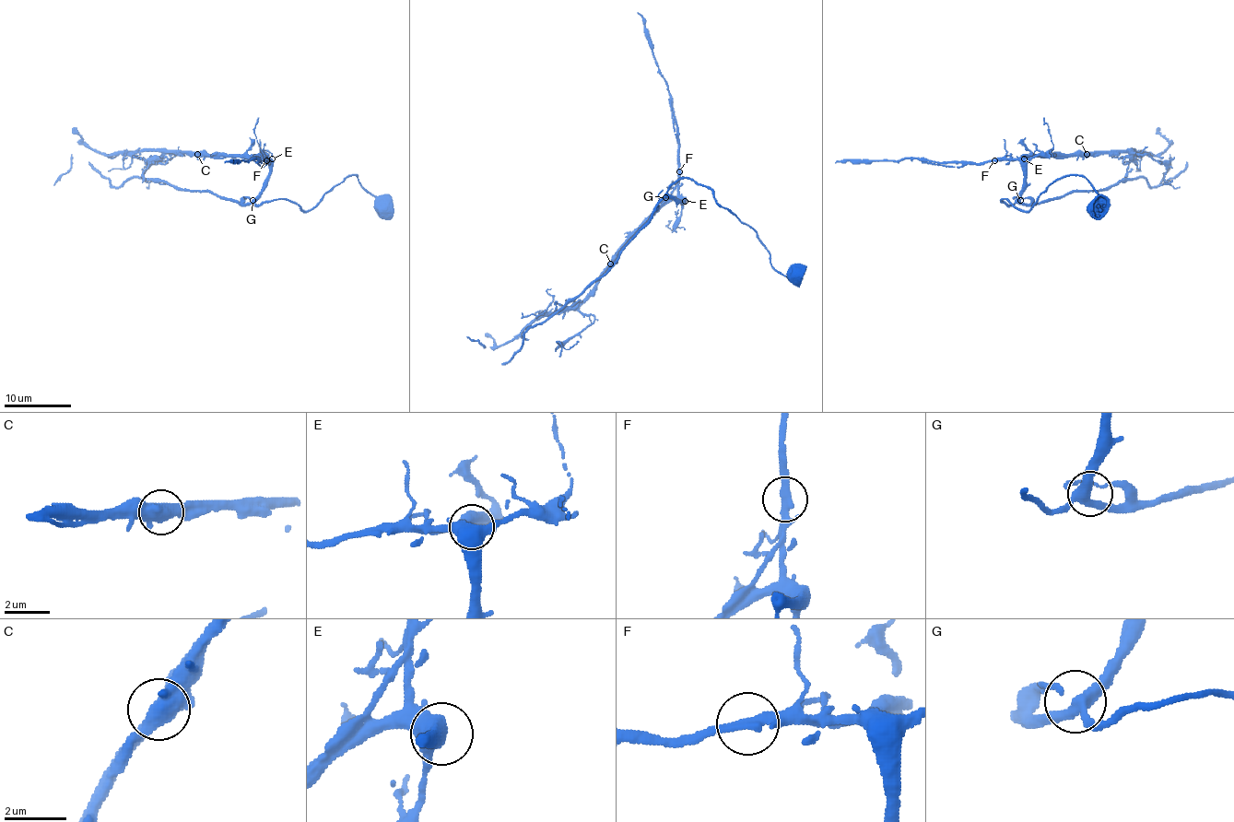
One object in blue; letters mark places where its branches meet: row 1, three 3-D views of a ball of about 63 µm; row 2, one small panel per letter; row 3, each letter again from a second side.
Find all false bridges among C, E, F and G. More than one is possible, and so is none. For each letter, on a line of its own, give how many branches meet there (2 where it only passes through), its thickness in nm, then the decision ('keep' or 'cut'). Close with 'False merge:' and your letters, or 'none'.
C: 2 | 600 nm | cut
E: 3 | 500 nm | keep
F: 2 | 280 nm | cut
G: 3 | 340 nm | keep
False merge: C, F

